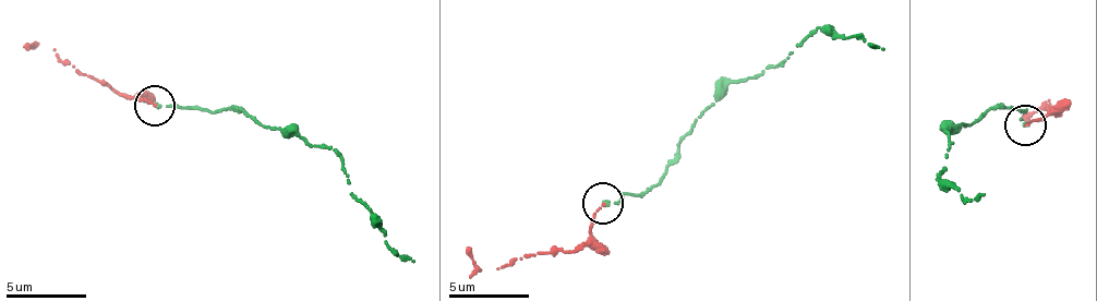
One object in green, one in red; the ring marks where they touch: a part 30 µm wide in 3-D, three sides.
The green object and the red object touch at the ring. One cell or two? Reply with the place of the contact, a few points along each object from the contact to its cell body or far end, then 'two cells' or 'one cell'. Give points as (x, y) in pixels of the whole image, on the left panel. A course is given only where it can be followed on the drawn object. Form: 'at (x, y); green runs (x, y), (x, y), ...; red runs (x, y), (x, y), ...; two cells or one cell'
at (154, 105); green runs (154, 103), (200, 108), (230, 106), (334, 151), (351, 197), (377, 220), (392, 251), (416, 262); red runs (153, 105), (116, 92), (39, 46), (26, 43); one cell

